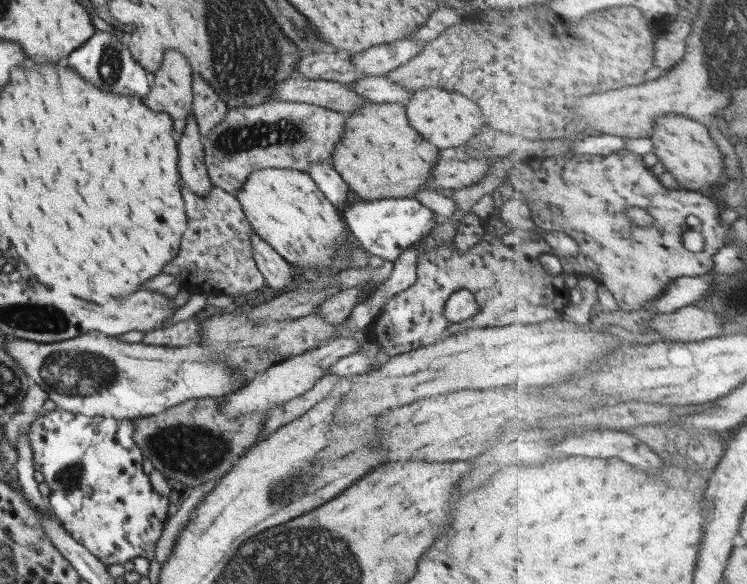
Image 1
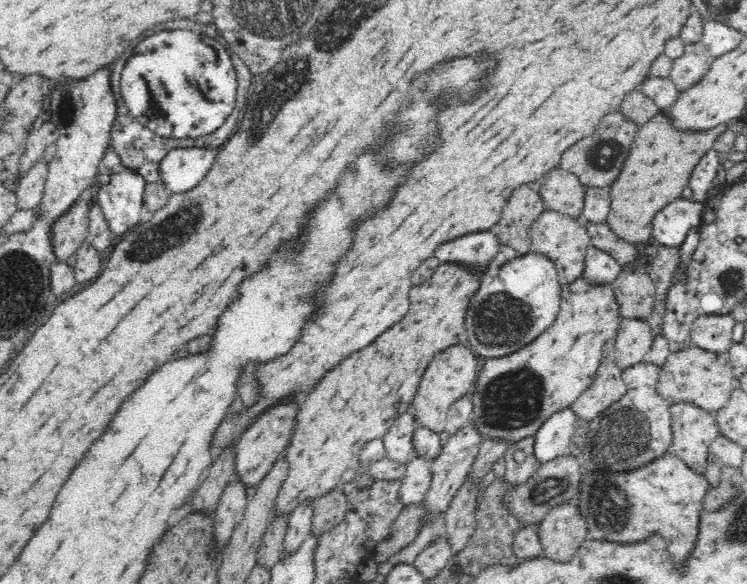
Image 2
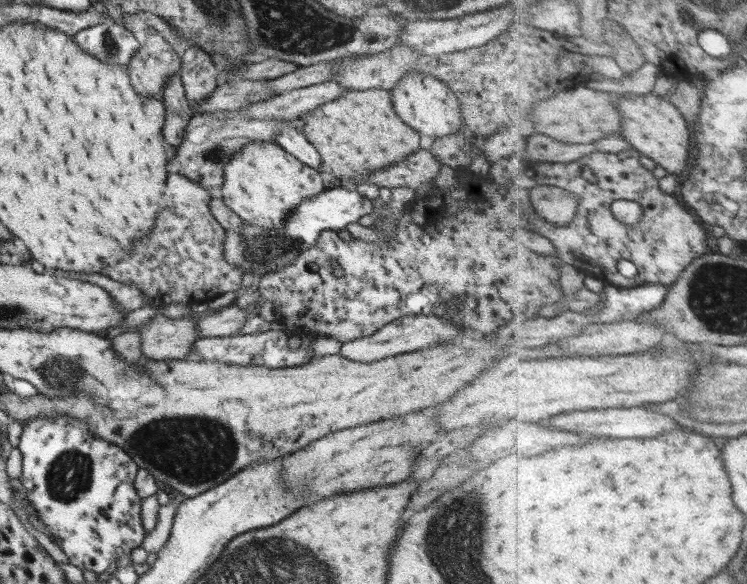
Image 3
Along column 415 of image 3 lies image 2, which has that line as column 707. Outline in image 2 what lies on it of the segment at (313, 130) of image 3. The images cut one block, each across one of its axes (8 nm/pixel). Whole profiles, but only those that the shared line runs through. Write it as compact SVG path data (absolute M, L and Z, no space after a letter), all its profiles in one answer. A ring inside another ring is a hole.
M664 113L642 124L618 176L608 186L610 208L605 223L609 229L624 242L634 245L646 243L651 236L654 215L679 198L694 165L725 129L726 124L706 132L674 130Z

